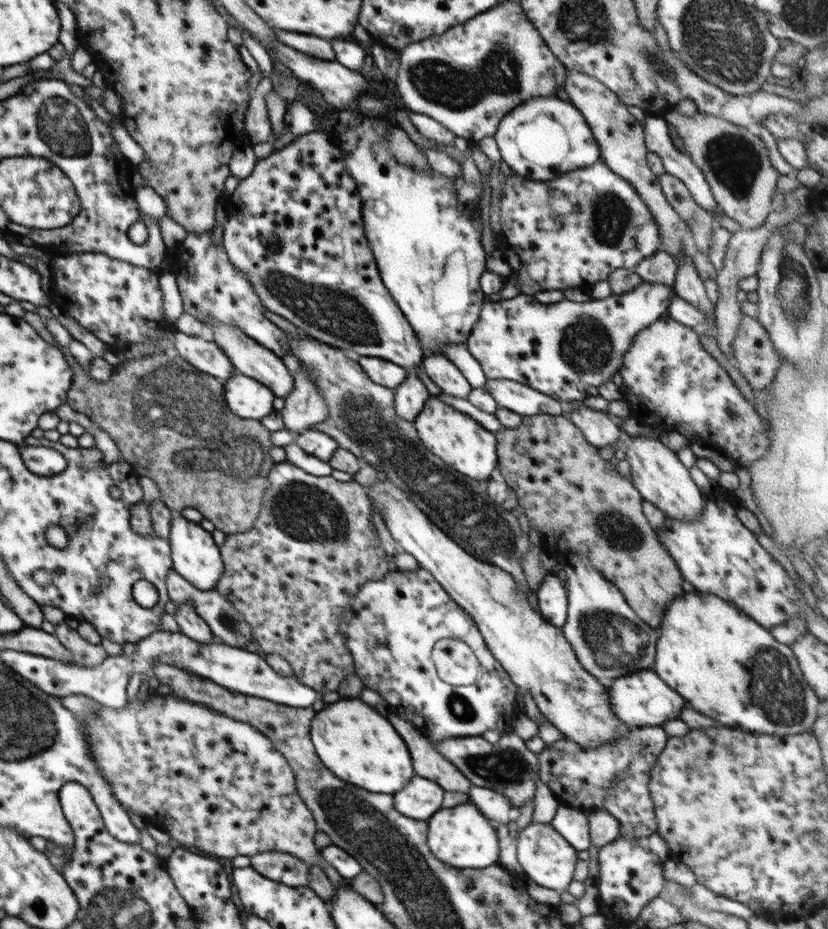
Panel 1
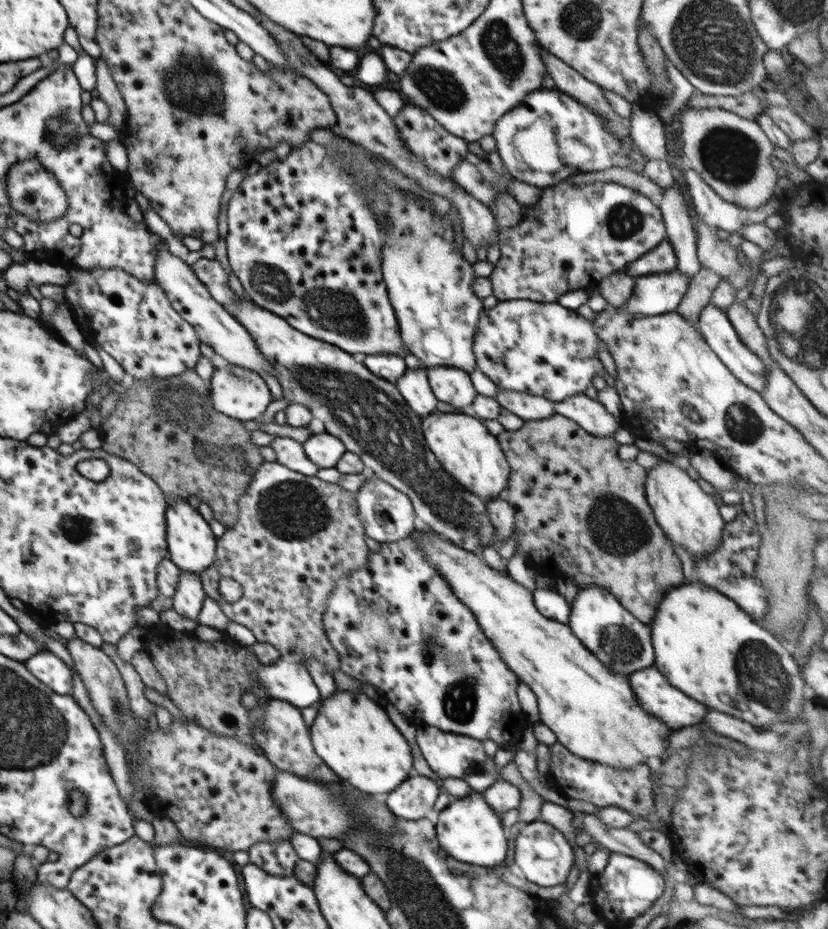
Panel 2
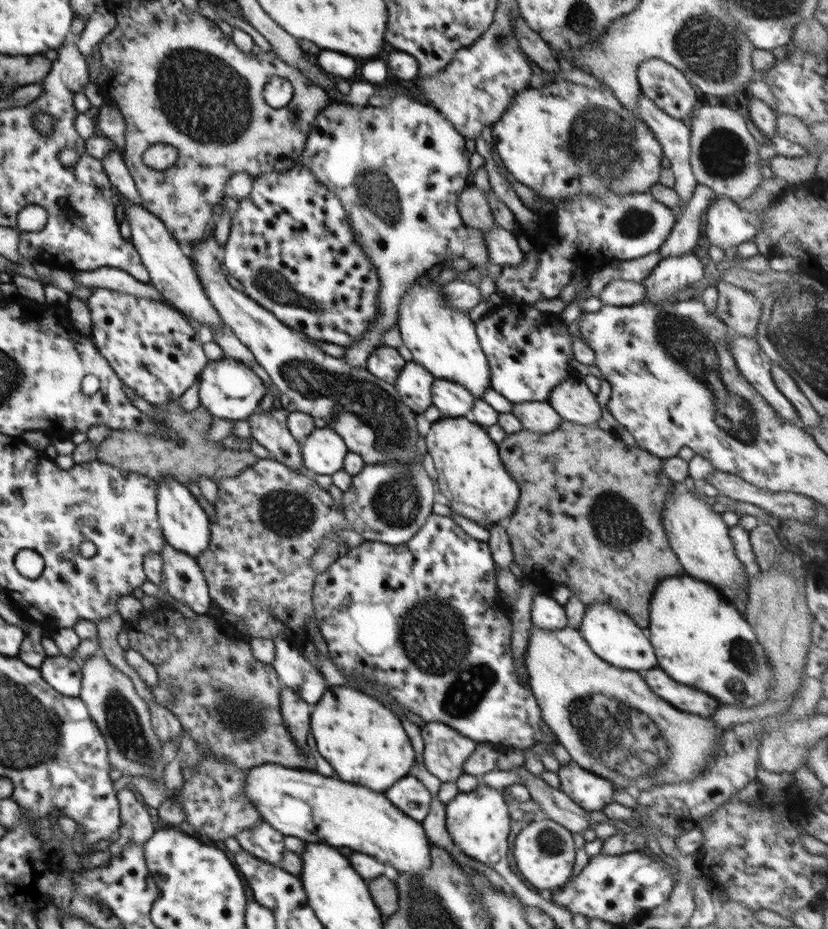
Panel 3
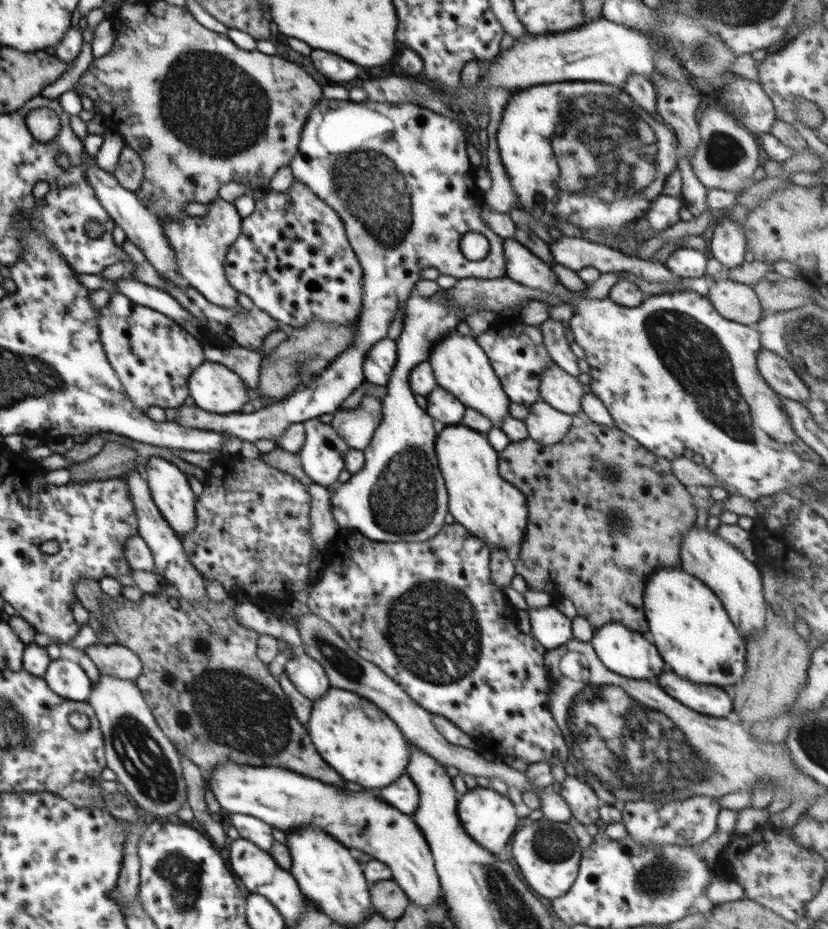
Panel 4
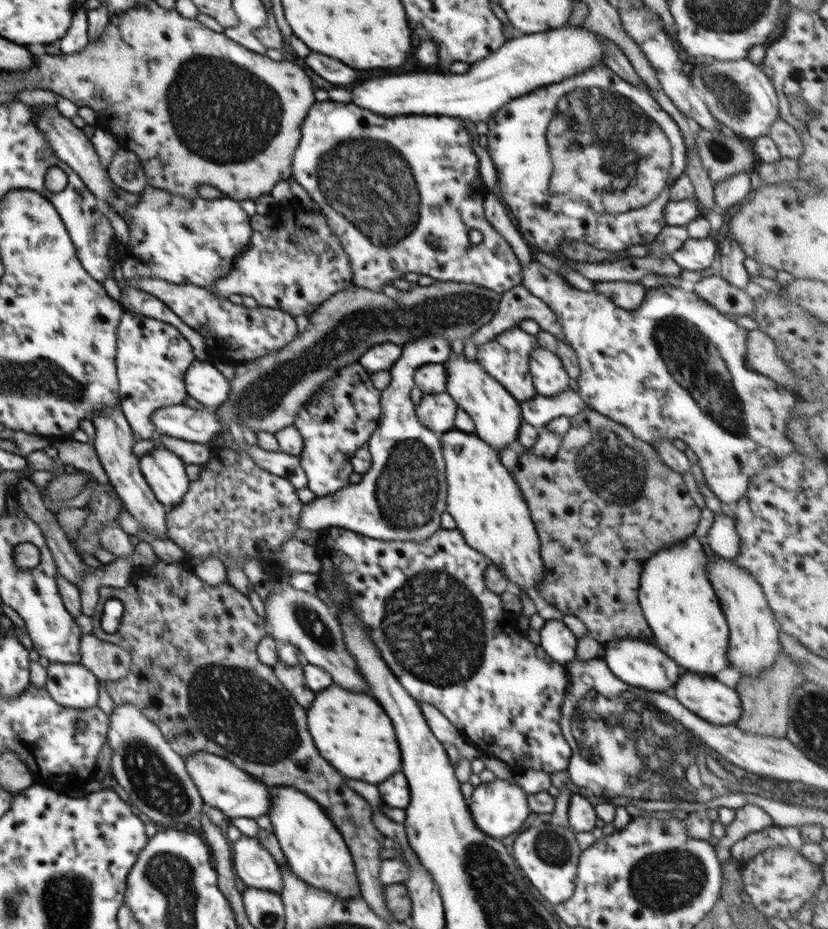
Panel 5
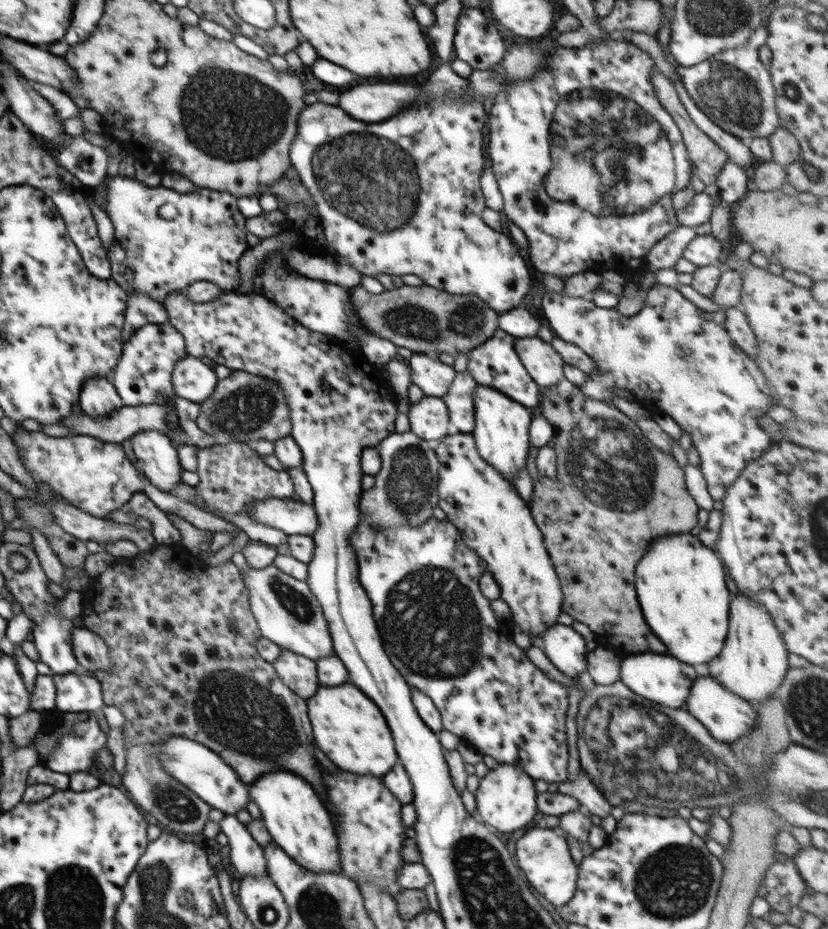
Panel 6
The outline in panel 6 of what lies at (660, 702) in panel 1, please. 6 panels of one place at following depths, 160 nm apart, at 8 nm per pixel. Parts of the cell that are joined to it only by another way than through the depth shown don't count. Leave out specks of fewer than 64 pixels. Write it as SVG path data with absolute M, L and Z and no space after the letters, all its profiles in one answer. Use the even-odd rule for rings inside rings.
M698 676L695 679L687 696L685 709L707 728L712 737L728 745L736 745L738 739L751 734L758 721L758 714L752 704L730 692L715 677L710 676Z

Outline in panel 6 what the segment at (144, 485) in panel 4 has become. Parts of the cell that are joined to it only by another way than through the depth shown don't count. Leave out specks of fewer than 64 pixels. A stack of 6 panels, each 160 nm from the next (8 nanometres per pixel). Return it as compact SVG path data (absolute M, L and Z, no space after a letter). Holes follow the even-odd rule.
M92 378L84 381L78 401L82 412L92 418L107 417L111 412L126 405L112 381L107 378Z

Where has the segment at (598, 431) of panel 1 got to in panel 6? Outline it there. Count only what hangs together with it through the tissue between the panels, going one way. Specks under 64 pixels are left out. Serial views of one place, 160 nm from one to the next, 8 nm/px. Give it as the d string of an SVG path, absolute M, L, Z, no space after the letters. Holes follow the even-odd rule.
M538 336L515 337L514 348L530 378L543 387L555 387L564 378L563 358Z

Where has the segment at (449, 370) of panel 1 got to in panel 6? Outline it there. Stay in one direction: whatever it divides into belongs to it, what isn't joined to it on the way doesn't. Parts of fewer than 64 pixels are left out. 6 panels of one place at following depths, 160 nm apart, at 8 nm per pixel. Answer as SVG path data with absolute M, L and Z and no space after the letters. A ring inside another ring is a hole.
M442 397L421 398L410 405L407 412L410 430L424 441L439 442L447 436L449 410Z

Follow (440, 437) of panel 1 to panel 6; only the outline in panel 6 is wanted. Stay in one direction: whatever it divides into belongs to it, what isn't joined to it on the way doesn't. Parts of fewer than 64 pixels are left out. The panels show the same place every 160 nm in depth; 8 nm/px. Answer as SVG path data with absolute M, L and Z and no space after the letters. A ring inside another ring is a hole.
M457 433L453 435L447 435L436 443L435 454L439 460L438 467L438 507L440 507L444 513L446 513L446 518L456 526L456 528L461 532L463 541L487 564L487 570L491 572L494 580L498 583L500 587L501 595L499 596L507 605L510 607L510 612L512 613L513 620L520 626L520 628L525 631L528 636L534 642L534 638L537 636L542 637L543 632L550 628L552 625L556 624L559 614L562 610L562 603L564 600L564 595L562 592L562 587L560 584L559 576L553 567L552 559L546 550L545 542L543 541L543 534L541 530L537 527L535 520L531 514L530 508L520 495L517 493L515 486L512 482L504 478L492 465L488 464L482 457L478 454L477 446L475 443L475 438L471 433Z

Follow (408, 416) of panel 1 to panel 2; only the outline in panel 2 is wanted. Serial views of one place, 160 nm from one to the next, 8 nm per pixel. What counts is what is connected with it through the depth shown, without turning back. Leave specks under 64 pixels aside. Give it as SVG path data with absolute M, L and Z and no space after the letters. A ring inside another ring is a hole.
M414 368L407 369L402 377L395 382L397 389L403 396L403 400L410 405L410 408L417 412L421 417L426 417L432 412L436 412L438 399L434 396L433 390L429 385L426 369Z

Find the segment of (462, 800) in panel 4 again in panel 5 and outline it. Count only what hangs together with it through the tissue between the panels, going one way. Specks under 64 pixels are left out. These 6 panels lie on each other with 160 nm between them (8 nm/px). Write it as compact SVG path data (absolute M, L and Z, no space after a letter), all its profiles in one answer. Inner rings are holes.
M496 779L490 784L481 783L474 788L474 792L467 802L478 828L490 835L490 838L494 838L494 840L510 836L510 834L518 834L531 812L527 794L518 786L515 779L512 782Z

